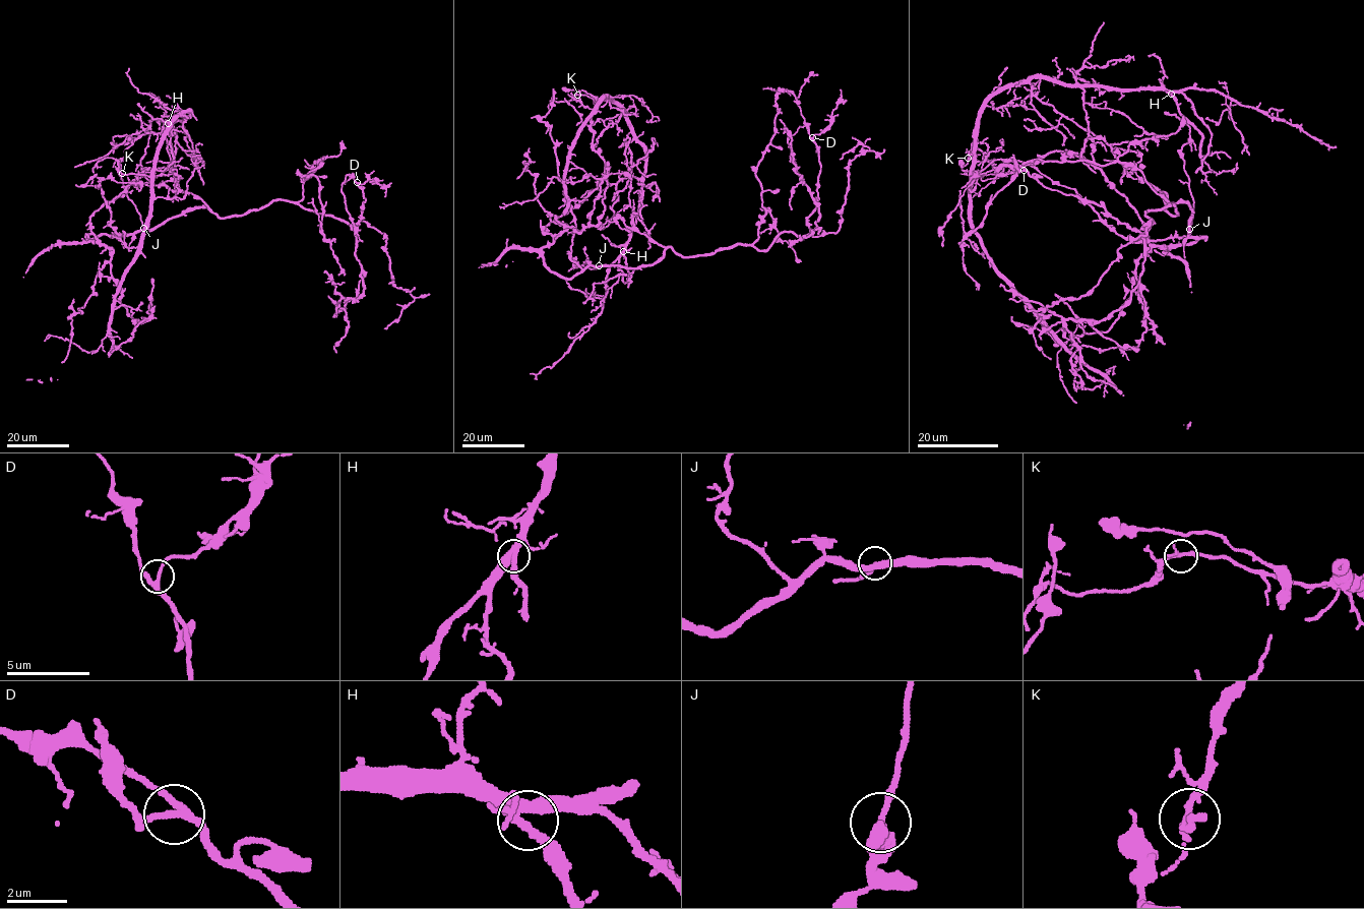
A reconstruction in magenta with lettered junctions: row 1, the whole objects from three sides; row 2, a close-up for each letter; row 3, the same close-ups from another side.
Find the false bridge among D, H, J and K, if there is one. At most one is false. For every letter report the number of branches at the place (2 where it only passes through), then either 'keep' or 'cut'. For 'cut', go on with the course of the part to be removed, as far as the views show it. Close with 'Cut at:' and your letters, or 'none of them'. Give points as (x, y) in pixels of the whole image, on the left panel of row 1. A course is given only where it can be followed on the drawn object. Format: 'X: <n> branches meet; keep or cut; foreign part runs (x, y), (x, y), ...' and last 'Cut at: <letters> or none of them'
D: 3 branches meet; keep
H: 3 branches meet; keep
J: 3 branches meet; keep
K: 3 branches meet; keep
Cut at: none of them

